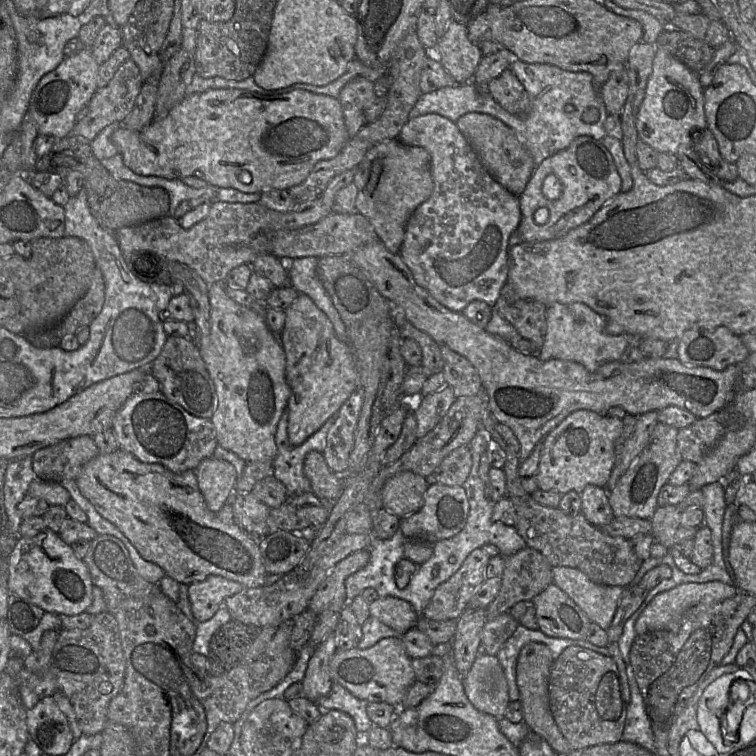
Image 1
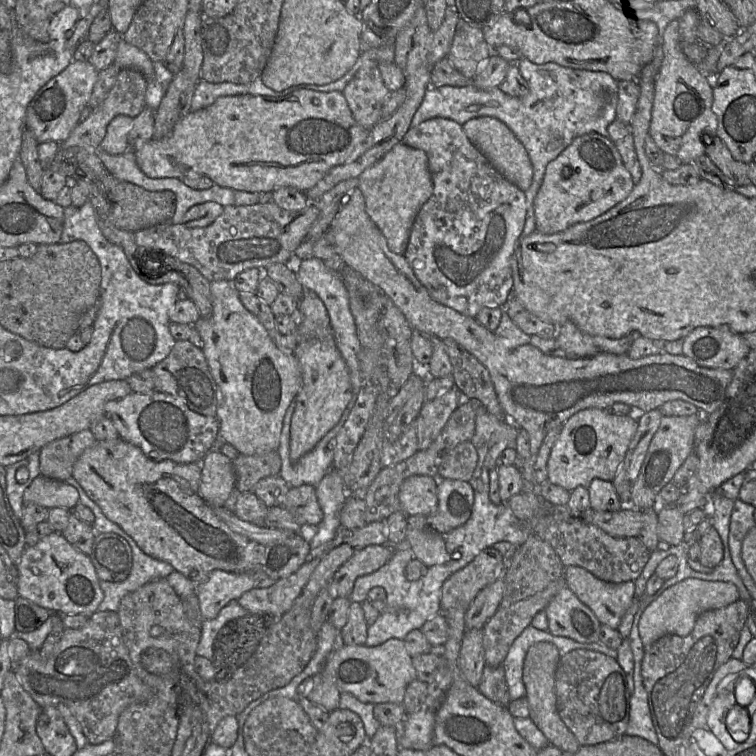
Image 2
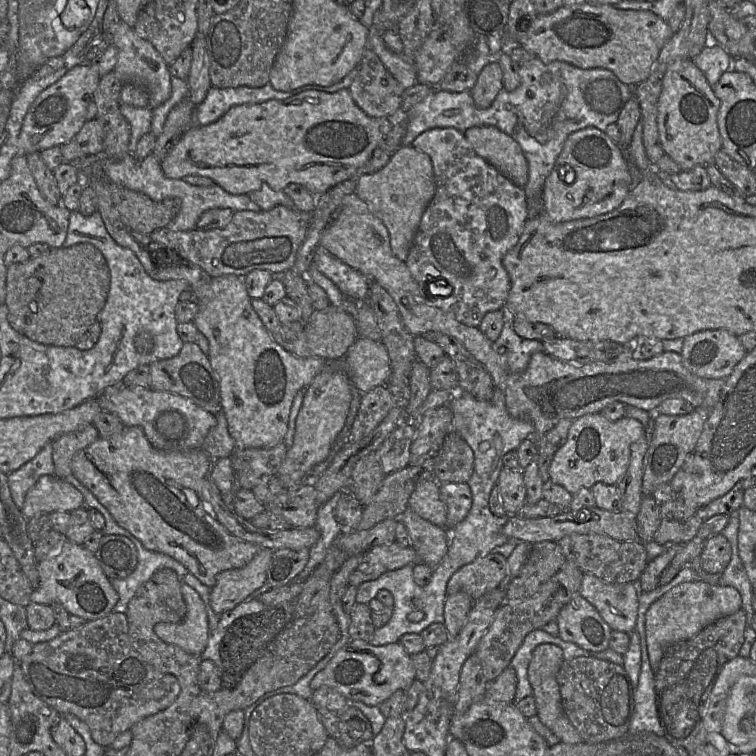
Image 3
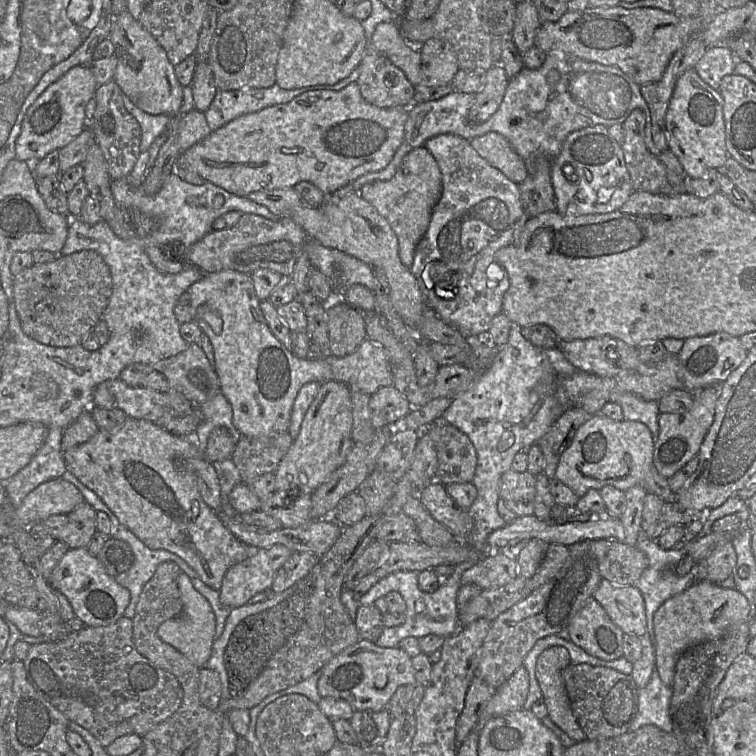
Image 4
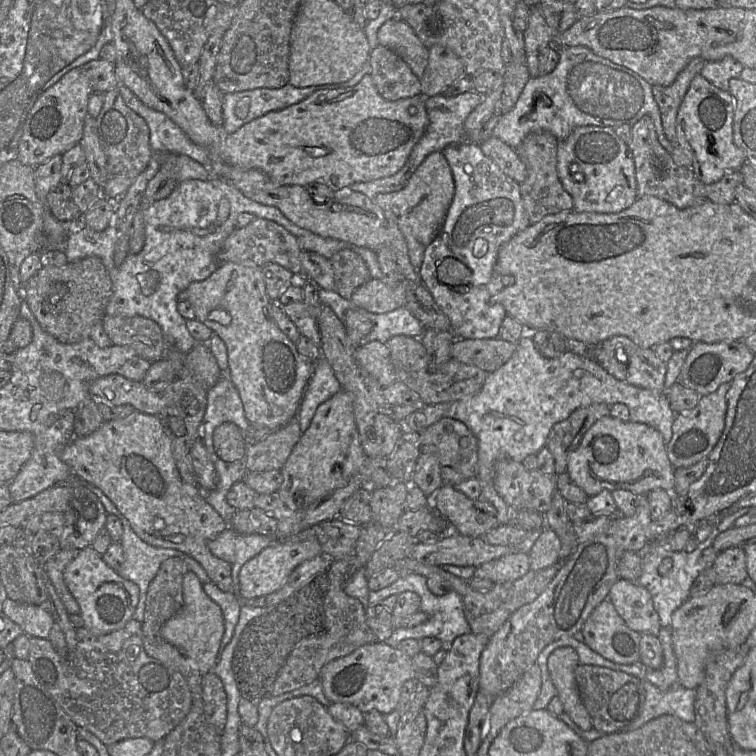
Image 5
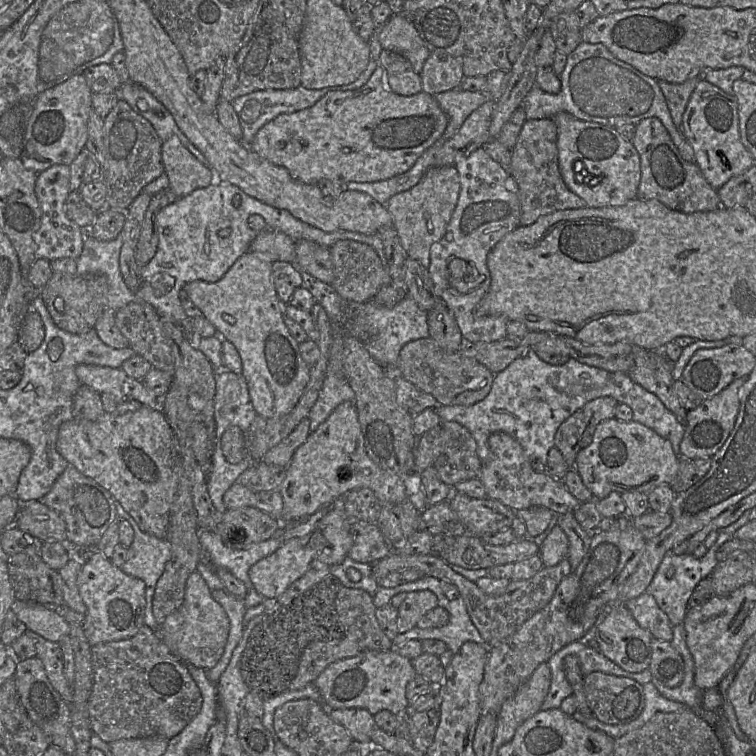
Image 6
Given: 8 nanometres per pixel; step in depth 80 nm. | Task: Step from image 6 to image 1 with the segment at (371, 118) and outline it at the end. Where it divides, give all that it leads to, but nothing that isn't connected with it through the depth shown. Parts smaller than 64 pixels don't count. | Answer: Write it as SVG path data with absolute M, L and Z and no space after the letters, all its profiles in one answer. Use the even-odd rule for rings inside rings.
M209 89L202 93L189 94L162 119L155 119L141 130L134 131L120 125L112 135L112 141L122 155L124 164L136 174L157 176L167 179L184 179L194 176L205 180L216 188L234 188L244 193L263 193L272 189L289 189L299 185L308 177L316 163L335 157L350 139L345 126L342 107L338 98L315 94L307 90L296 89L286 94L265 95L242 89Z

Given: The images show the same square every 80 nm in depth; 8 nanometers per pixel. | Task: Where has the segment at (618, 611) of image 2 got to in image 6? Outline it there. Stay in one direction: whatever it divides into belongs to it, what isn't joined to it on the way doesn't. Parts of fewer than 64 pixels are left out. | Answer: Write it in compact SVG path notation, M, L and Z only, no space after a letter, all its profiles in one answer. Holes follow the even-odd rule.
M648 591L636 598L627 600L624 605L637 623L648 630L653 637L663 641L672 640L674 625Z

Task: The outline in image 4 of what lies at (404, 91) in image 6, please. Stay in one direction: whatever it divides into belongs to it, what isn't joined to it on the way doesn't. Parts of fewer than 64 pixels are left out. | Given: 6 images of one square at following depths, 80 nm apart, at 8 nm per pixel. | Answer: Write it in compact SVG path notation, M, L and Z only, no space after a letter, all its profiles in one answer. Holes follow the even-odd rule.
M368 44L356 80L362 97L379 108L414 104L415 86L404 72Z

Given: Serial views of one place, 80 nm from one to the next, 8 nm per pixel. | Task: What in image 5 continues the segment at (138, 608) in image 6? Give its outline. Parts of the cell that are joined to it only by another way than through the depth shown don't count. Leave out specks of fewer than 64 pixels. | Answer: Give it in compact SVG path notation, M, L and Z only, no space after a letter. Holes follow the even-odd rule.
M91 547L77 551L73 560L66 566L64 582L77 601L83 619L83 627L93 634L104 635L123 628L133 618L139 601L138 586L119 576L110 568L101 555Z

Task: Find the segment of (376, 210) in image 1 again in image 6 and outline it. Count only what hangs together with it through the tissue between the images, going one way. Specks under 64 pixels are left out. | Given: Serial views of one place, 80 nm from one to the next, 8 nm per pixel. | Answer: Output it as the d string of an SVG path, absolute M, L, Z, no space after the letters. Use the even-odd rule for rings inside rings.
M454 166L429 169L417 185L392 196L384 205L392 218L406 257L417 261L424 268L430 263L431 246L442 239L457 204L460 182Z

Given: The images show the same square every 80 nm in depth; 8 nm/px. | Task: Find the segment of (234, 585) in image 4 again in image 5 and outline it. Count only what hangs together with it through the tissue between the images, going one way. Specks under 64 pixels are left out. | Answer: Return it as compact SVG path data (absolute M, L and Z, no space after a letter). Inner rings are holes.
M317 539L275 541L242 566L238 575L238 586L233 593L242 601L275 593L298 565L320 555L322 555L322 546Z

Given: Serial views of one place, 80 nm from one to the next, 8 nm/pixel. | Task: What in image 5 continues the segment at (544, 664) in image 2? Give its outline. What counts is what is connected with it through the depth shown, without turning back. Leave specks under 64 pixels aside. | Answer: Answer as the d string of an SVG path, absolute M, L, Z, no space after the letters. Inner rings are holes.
M572 647L555 649L547 660L549 675L563 704L564 712L581 730L587 731L592 728L592 721L581 699L574 675L579 664L578 654Z

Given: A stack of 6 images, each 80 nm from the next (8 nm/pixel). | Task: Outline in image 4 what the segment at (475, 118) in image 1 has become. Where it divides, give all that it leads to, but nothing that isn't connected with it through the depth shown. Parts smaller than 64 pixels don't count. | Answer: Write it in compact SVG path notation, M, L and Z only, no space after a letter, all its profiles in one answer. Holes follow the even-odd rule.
M488 132L469 142L483 159L509 180L517 185L525 181L528 175L526 164L504 136L497 132Z

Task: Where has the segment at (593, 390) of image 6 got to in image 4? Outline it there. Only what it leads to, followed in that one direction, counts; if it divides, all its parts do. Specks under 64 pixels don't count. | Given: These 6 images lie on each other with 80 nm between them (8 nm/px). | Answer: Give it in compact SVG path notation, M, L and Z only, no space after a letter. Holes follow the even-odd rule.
M512 323L508 341L503 346L497 346L498 353L492 365L478 375L468 390L451 400L450 406L442 417L445 422L455 426L469 437L477 454L475 474L471 481L477 489L477 496L468 509L473 519L473 528L466 539L459 540L464 540L474 550L484 555L489 549L487 547L489 534L506 524L497 510L501 476L512 468L516 454L527 452L533 444L538 443L567 409L559 405L554 396L556 380L559 377L572 375L578 370L565 358L559 347L551 350L536 347L521 334L520 329L520 326ZM621 393L610 397L609 402L615 402L622 407L625 420L645 424L656 439L659 433L660 415L658 401L646 401L632 393Z

